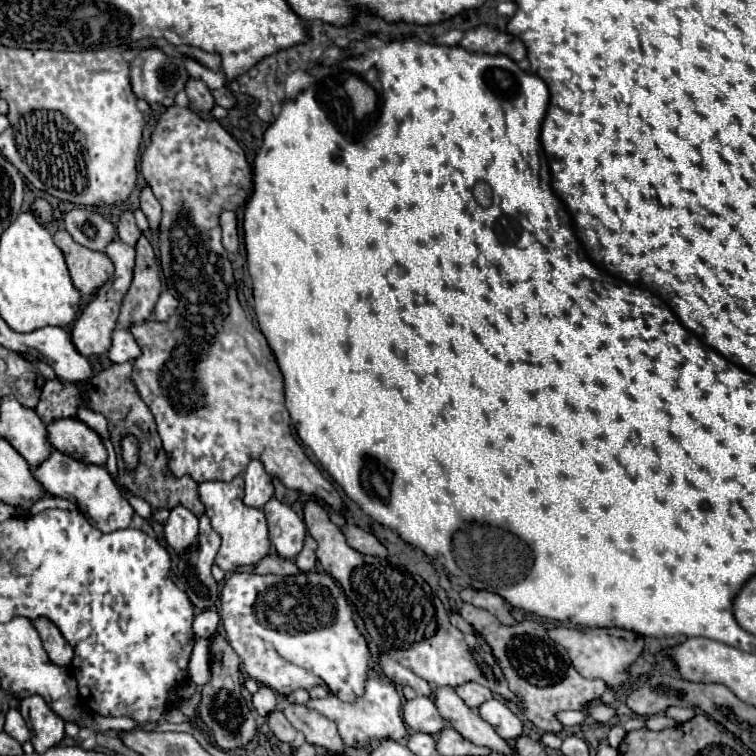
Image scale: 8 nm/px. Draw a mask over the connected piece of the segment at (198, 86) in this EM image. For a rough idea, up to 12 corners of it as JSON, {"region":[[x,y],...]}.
{"region":[[190,77],[186,85],[190,105],[210,111],[214,97],[202,79]]}

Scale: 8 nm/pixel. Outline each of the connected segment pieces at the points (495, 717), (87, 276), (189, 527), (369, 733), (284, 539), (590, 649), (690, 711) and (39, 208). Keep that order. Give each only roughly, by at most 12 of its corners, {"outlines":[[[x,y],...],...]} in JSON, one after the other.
{"outlines":[[[498,699],[478,711],[506,741],[522,735],[522,721]],[[54,233],[72,283],[92,295],[112,277],[114,265],[102,251]],[[174,507],[164,527],[176,553],[196,545],[198,517]],[[368,679],[364,695],[308,701],[350,747],[394,739],[406,725],[392,683]],[[274,497],[266,503],[270,541],[294,559],[306,537],[304,521]],[[626,629],[548,633],[580,675],[614,691],[644,647]],[[694,707],[666,710],[666,715],[684,723],[695,716]],[[36,199],[30,209],[48,223],[52,207],[44,199]]]}

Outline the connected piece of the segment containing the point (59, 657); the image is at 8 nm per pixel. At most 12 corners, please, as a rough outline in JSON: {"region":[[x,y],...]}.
{"region":[[34,621],[50,661],[68,667],[74,651],[52,621]]}

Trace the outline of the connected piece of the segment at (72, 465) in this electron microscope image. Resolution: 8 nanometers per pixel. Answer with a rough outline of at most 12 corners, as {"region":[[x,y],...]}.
{"region":[[58,449],[32,469],[48,495],[74,499],[104,531],[134,509],[102,465]]}

